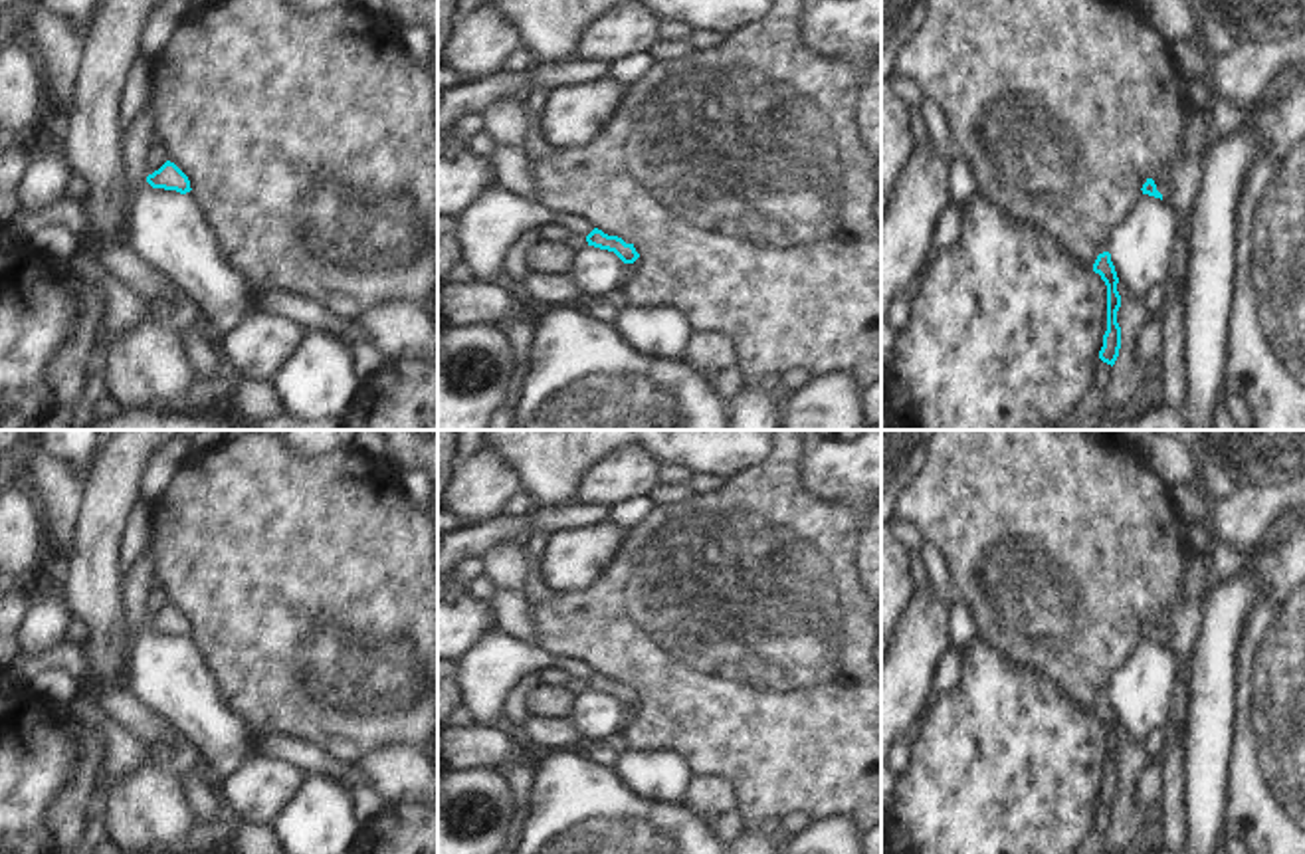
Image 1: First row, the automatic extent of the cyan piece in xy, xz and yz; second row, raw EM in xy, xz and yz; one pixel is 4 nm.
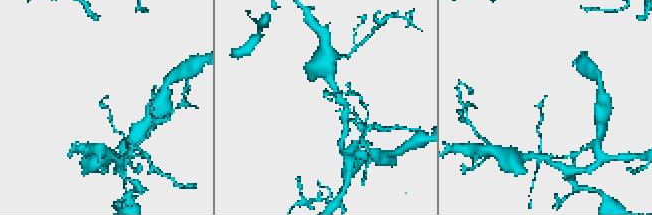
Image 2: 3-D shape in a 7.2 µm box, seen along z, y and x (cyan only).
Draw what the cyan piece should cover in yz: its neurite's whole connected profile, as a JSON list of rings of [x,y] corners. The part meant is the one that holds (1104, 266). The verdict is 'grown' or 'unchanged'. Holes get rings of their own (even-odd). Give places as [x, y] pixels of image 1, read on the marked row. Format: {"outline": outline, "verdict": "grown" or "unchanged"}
{"outline": [[[1109,252],[1097,256],[1093,271],[1099,273],[1107,285],[1107,331],[1103,335],[1103,347],[1099,351],[1099,359],[1113,367],[1121,349],[1121,327],[1117,323],[1121,295],[1117,291],[1119,277]]], "verdict": "unchanged"}

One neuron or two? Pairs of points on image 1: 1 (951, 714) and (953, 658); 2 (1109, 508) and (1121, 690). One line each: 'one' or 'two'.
1: two
2: two

